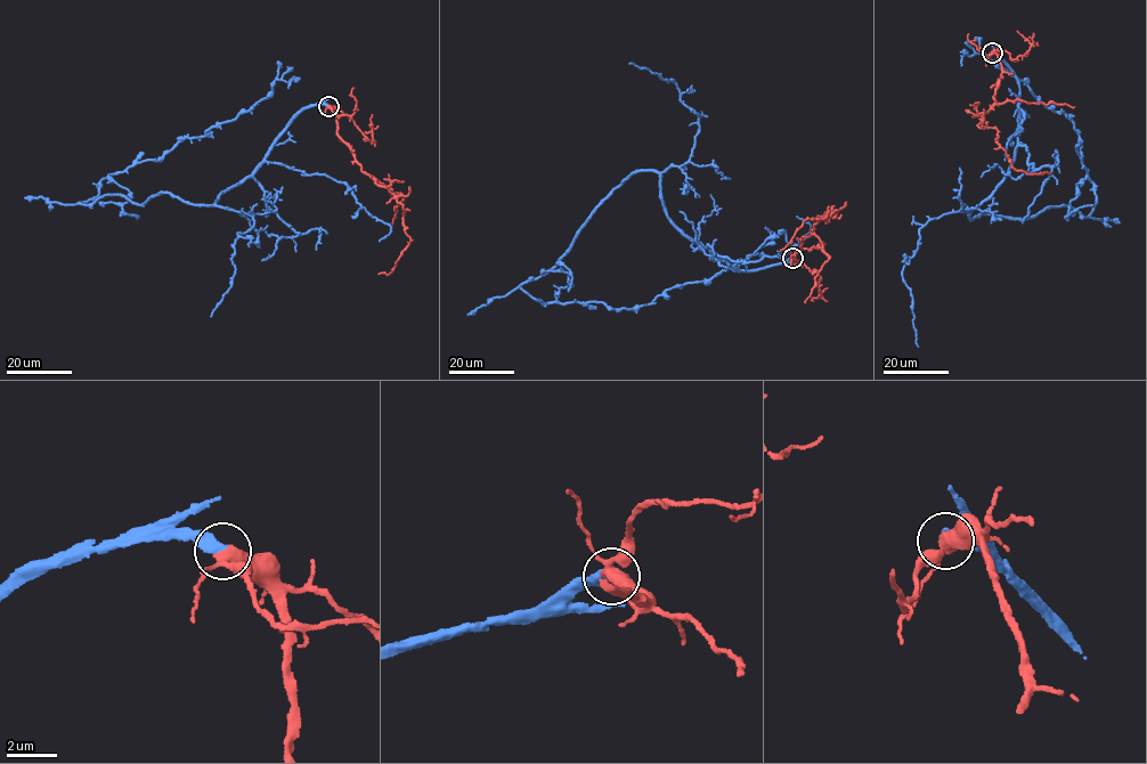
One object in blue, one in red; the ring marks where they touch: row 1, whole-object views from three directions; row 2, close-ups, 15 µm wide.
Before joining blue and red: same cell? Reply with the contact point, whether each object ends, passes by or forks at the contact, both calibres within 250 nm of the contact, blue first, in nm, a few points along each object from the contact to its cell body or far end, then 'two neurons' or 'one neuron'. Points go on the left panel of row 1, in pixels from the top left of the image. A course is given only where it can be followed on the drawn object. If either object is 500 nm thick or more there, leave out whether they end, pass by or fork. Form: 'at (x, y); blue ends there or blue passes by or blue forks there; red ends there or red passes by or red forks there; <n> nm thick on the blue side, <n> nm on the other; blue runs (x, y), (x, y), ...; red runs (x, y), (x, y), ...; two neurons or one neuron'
at (328, 106); blue ends there; red forks there; 400 nm thick on the blue side, 340 nm on the other; blue runs (328, 106), (295, 113), (213, 204), (167, 193), (80, 202), (252, 108), (276, 80), (289, 88); red runs (328, 106), (336, 114), (339, 137), (355, 161), (403, 205), (405, 233), (411, 241), (391, 273), (379, 274); one neuron

